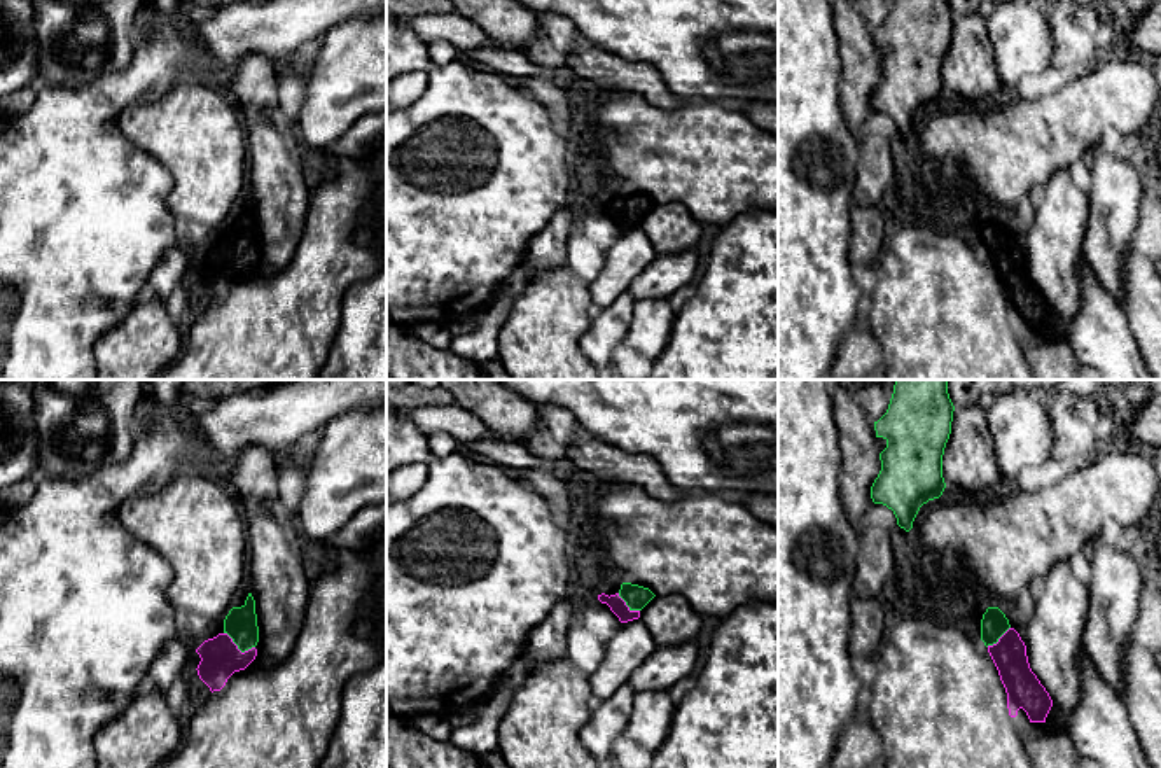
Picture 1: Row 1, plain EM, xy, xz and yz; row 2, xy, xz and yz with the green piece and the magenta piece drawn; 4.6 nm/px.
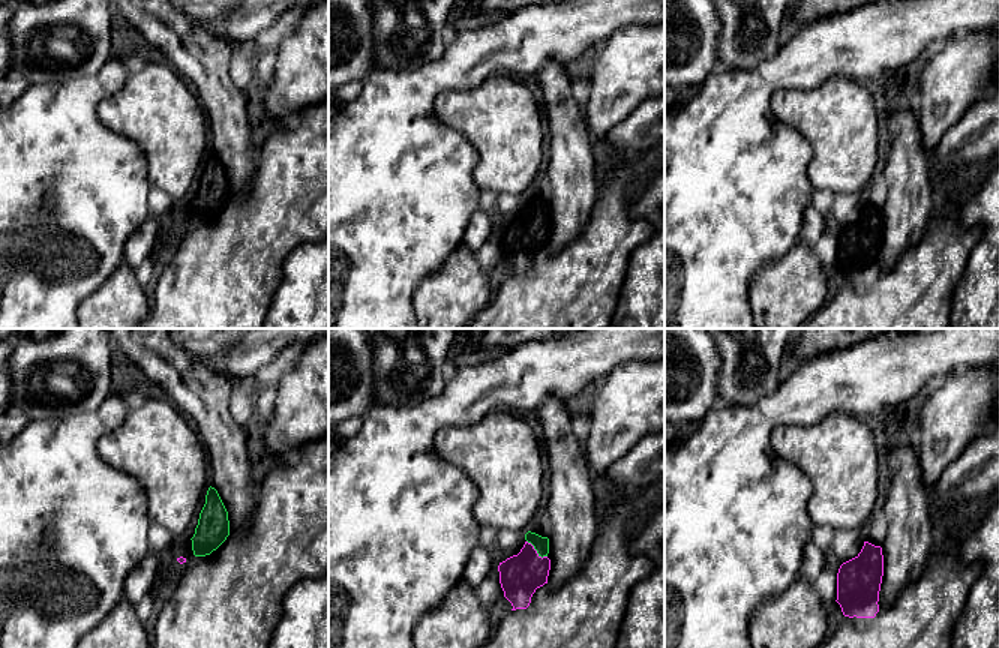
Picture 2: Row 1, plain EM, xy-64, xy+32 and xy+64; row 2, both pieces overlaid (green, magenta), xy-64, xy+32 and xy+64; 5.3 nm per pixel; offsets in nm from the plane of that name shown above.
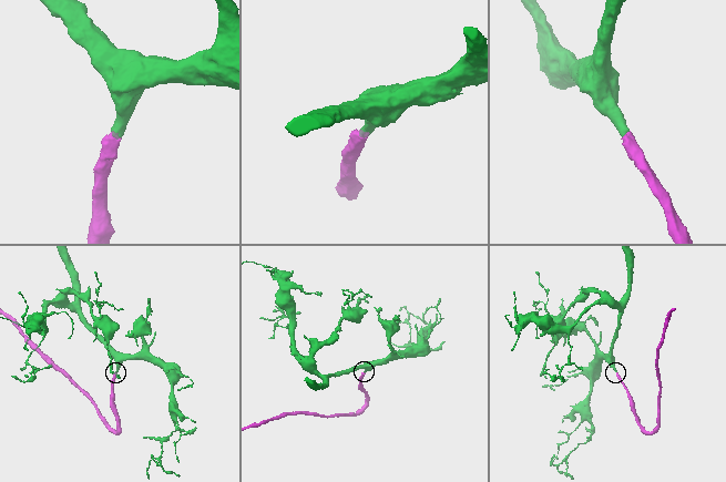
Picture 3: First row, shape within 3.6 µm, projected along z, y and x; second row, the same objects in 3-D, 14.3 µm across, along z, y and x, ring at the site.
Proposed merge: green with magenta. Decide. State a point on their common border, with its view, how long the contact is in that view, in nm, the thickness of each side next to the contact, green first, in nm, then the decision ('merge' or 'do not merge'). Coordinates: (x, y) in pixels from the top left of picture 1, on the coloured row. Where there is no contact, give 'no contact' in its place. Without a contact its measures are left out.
meets green in xy at (238, 648); contact 160 nm long; 150 nm thick on the green side, 180 nm on the other; merge

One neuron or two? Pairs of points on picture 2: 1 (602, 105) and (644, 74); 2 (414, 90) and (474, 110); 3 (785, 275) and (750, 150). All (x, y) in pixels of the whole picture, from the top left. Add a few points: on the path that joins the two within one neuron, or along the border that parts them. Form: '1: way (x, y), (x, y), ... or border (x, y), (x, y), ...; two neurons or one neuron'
1: way (612, 95), (633, 74); one neuron
2: border (471, 87), (435, 99), (441, 122); two neurons
3: border (798, 239), (785, 254), (764, 264), (752, 279); two neurons

